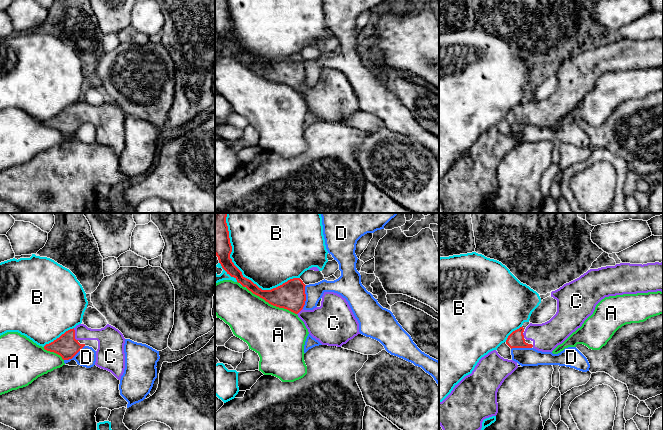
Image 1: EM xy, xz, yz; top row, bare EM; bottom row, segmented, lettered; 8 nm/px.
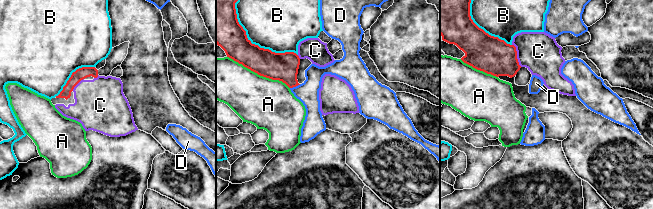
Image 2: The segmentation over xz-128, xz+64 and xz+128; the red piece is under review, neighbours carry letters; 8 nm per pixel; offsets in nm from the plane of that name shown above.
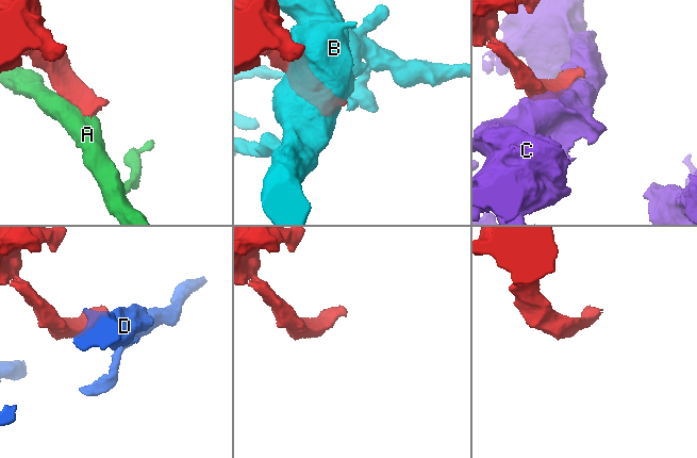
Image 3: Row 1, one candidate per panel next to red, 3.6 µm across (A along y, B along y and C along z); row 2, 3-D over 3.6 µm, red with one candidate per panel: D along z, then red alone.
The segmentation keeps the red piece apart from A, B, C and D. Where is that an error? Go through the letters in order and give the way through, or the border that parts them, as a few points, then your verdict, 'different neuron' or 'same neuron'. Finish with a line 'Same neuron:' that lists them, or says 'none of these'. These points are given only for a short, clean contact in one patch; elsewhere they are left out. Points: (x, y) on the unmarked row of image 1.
A: different neuron
B: different neuron
C: same neuron
D: border xz (306, 61), (305, 80), (302, 84); different neuron
Same neuron: C

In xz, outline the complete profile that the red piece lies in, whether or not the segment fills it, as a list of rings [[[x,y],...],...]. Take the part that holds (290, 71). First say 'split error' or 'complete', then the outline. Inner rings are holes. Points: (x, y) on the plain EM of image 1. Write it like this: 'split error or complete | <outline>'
complete | [[[215,0],[215,31],[222,44],[238,59],[269,80],[298,90],[306,77],[305,60],[300,54],[293,54],[271,66],[262,66],[251,56],[245,54],[234,41],[230,30],[232,22],[227,0]]]

